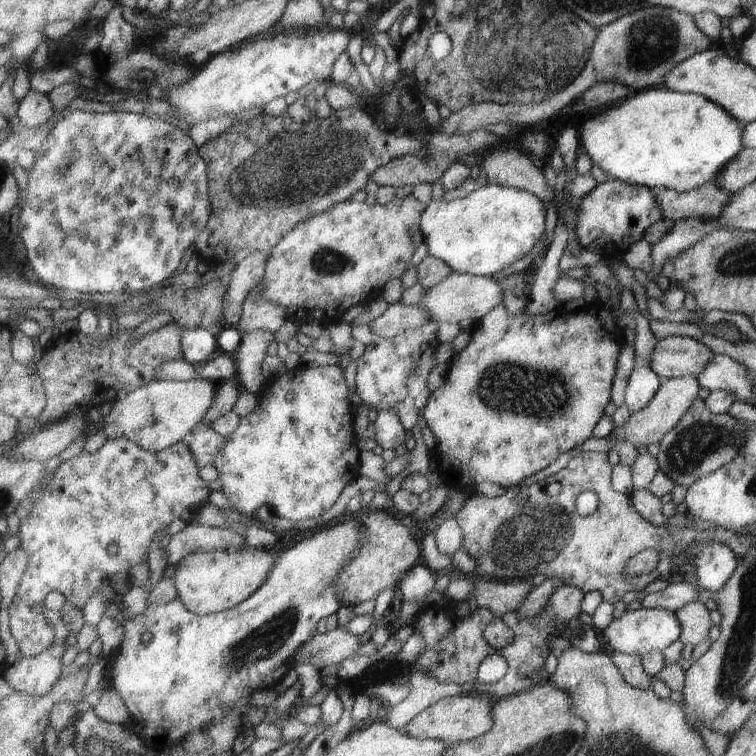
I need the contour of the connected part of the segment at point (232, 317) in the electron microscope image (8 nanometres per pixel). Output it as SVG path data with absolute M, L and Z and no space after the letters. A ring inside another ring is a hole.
M258 251L246 257L231 273L230 284L224 309L225 324L240 327L245 302L252 296L253 291L263 283L268 254Z

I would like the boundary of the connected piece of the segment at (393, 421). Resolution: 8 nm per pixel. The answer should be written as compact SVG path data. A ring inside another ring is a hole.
M394 409L378 411L374 428L376 430L375 443L383 449L394 450L399 444L406 442L408 438L408 432Z

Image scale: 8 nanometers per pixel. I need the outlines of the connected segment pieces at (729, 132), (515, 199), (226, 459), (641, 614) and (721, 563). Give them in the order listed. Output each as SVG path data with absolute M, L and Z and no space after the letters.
M665 85L647 91L636 92L633 97L625 100L623 104L615 106L613 109L594 112L594 115L594 118L587 118L587 120L583 121L583 124L581 124L582 151L587 153L592 159L592 162L607 173L609 178L618 179L625 183L632 183L633 185L642 185L651 190L663 188L685 193L697 189L715 179L728 162L736 158L736 155L745 148L742 146L743 127L741 127L727 112L724 112L718 105L714 102L710 102L703 96L694 93L677 93L676 91L668 90L665 88Z
M487 183L469 197L453 201L445 201L443 198L431 200L421 218L424 242L428 246L429 254L449 264L455 273L495 277L497 272L505 270L533 252L541 236L545 235L546 206L546 203L528 191L499 183Z
M300 364L293 372L282 375L273 383L266 384L265 391L258 397L258 406L251 414L242 418L239 429L226 438L226 446L219 452L219 457L213 465L218 472L219 479L222 481L221 492L228 499L231 508L249 519L255 518L257 510L261 506L267 506L272 515L288 519L291 523L303 522L303 520L323 516L325 512L329 512L333 508L333 504L339 500L339 496L343 494L343 490L361 476L361 451L357 446L358 439L355 435L355 428L353 428L354 411L351 402L349 402L349 386L345 383L344 370L341 370L339 364L317 366L316 368L308 368Z
M661 608L628 611L622 618L615 619L609 629L603 631L604 639L616 653L645 655L652 651L663 651L676 642L681 635L680 622L673 611Z
M720 543L698 545L688 551L685 564L695 566L698 586L709 592L718 592L729 581L738 566L736 557Z

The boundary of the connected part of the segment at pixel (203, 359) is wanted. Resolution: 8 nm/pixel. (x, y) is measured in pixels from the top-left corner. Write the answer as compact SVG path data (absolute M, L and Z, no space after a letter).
M205 328L184 330L182 347L185 360L194 367L210 362L221 351L217 336Z

